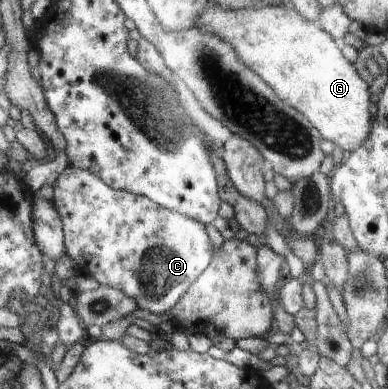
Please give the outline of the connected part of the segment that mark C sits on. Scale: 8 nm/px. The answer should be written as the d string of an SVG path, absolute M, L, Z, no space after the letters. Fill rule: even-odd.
M69 165L56 182L55 201L65 223L68 255L81 274L90 275L103 285L121 289L139 305L155 315L172 311L185 291L209 267L213 243L207 239L205 225L181 212L171 211L151 198L118 190L92 171Z

